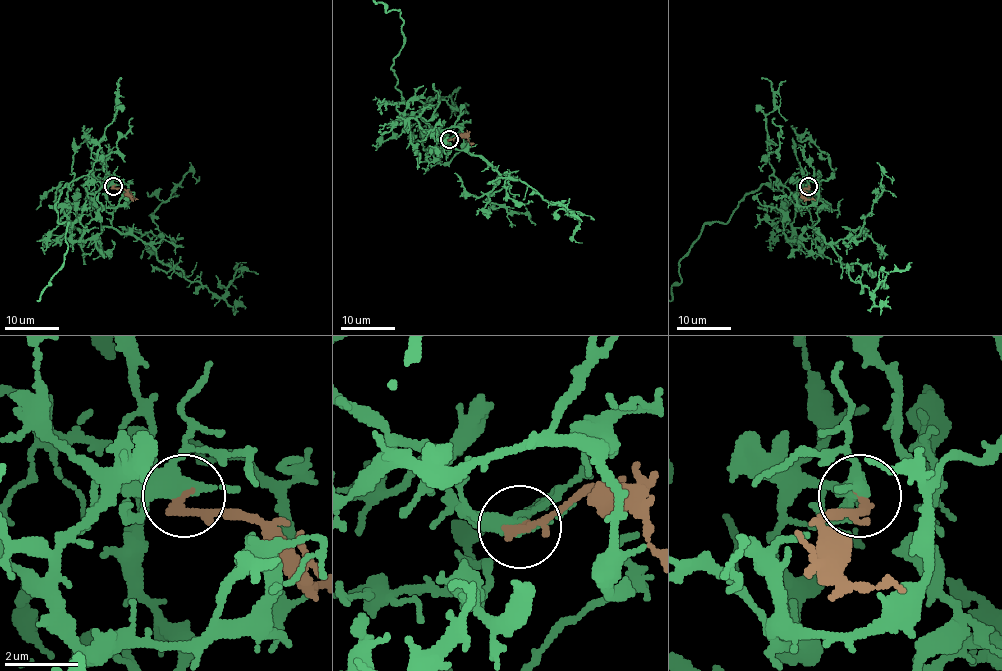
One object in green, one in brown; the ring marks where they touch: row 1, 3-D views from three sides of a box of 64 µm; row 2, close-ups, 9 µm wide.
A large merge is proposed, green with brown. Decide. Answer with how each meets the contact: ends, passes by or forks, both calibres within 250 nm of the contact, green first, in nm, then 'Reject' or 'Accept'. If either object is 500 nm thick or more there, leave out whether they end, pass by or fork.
At the ring green forks. At the ring brown passes by. Thickness 360 nm (green) against 200 nm. Reject

